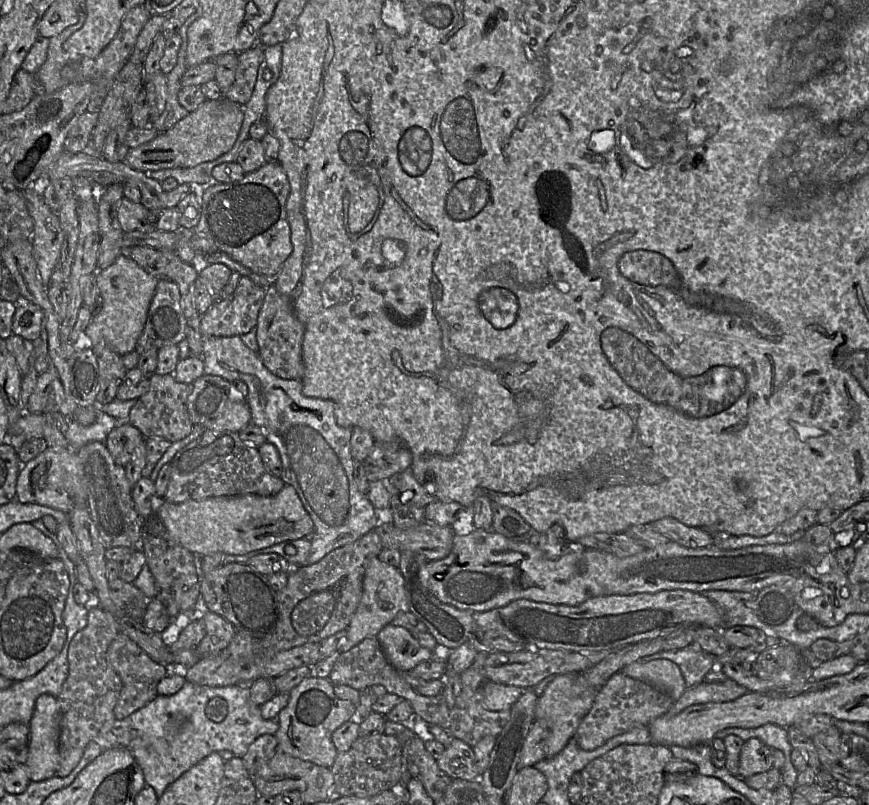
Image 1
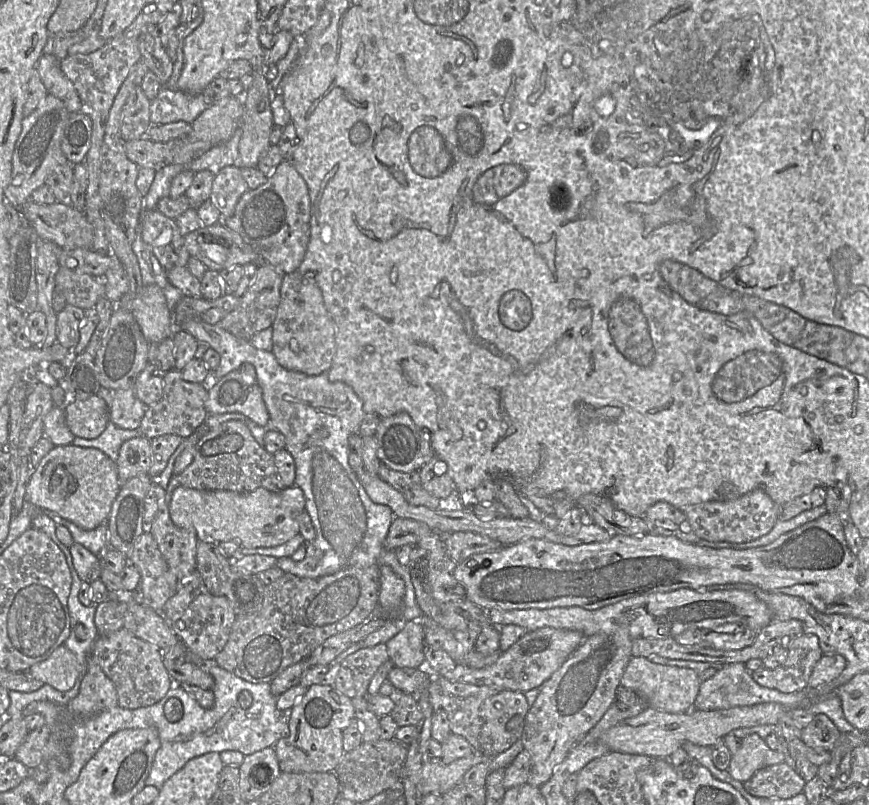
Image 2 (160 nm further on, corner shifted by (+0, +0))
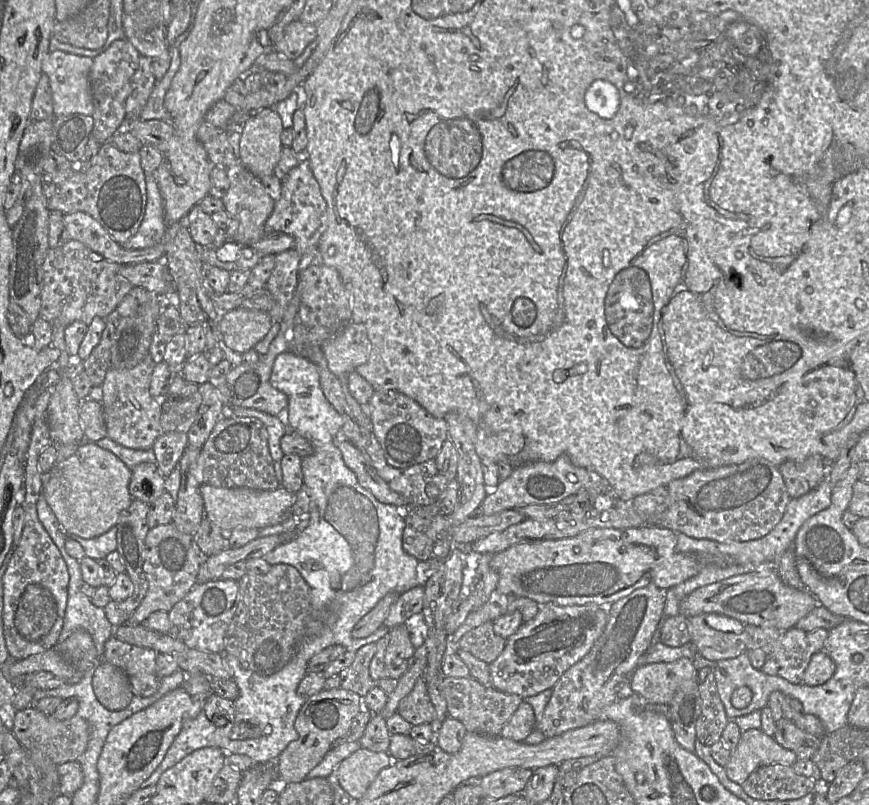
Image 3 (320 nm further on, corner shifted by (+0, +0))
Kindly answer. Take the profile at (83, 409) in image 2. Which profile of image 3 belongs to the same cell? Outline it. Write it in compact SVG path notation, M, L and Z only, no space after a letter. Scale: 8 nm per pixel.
M91 399L81 400L79 415L86 441L79 445L73 455L56 462L48 473L43 473L42 496L66 536L91 539L114 527L122 511L130 506L133 500L129 493L132 469L114 453L94 443L107 436L102 403Z

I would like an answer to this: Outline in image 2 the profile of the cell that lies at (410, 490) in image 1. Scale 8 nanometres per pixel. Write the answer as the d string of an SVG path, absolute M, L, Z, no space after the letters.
M434 455L418 472L424 489L434 497L447 498L455 492L455 484L448 474L447 463L438 456Z

